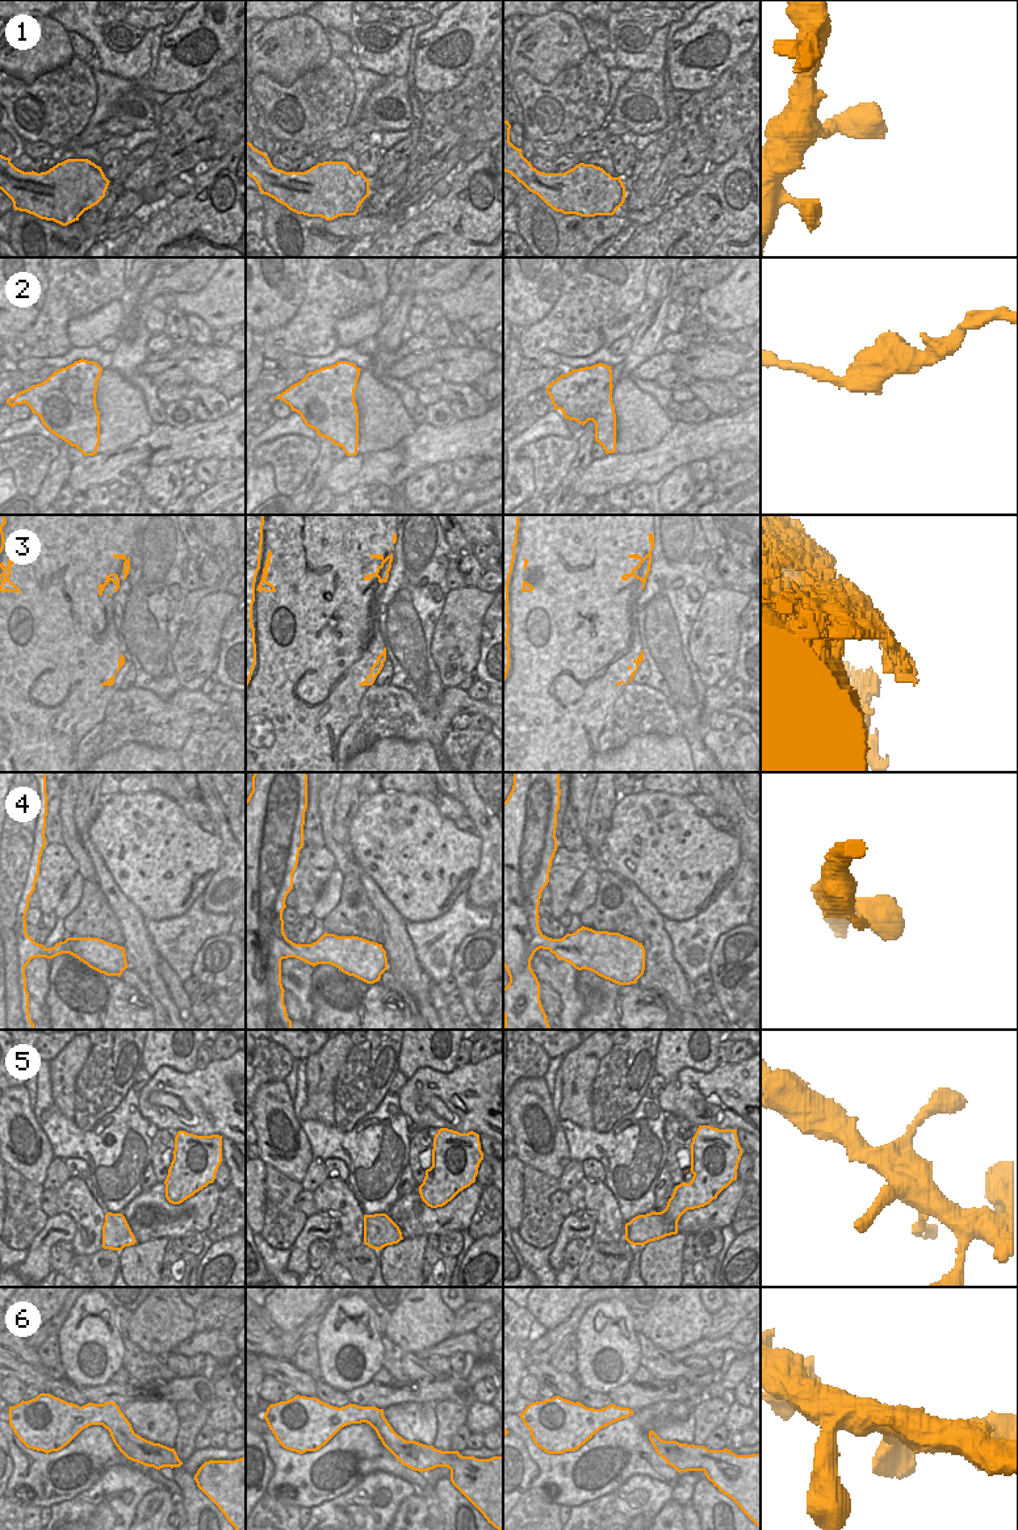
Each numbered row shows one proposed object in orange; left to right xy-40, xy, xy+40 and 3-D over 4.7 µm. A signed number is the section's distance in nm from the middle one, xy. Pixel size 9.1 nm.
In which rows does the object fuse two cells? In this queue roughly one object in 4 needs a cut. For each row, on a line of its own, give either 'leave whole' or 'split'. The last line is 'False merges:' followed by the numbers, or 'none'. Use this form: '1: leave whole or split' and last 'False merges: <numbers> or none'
1: leave whole
2: leave whole
3: leave whole
4: leave whole
5: leave whole
6: leave whole
False merges: none

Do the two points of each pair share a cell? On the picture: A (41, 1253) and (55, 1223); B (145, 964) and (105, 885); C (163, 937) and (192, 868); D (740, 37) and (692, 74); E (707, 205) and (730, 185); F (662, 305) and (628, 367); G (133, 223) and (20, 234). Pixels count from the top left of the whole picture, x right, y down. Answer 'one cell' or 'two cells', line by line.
A: one cell
B: one cell
C: two cells
D: one cell
E: one cell
F: one cell
G: one cell

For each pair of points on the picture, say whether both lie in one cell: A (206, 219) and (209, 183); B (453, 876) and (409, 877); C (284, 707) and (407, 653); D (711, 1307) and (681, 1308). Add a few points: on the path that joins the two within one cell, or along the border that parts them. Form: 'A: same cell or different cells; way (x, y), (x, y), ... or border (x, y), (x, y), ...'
A: same cell; way (206, 210), (204, 191)
B: same cell; way (443, 876), (419, 876)
C: different cells; border (378, 628), (386, 658)
D: different cells; border (700, 1300), (711, 1315)

